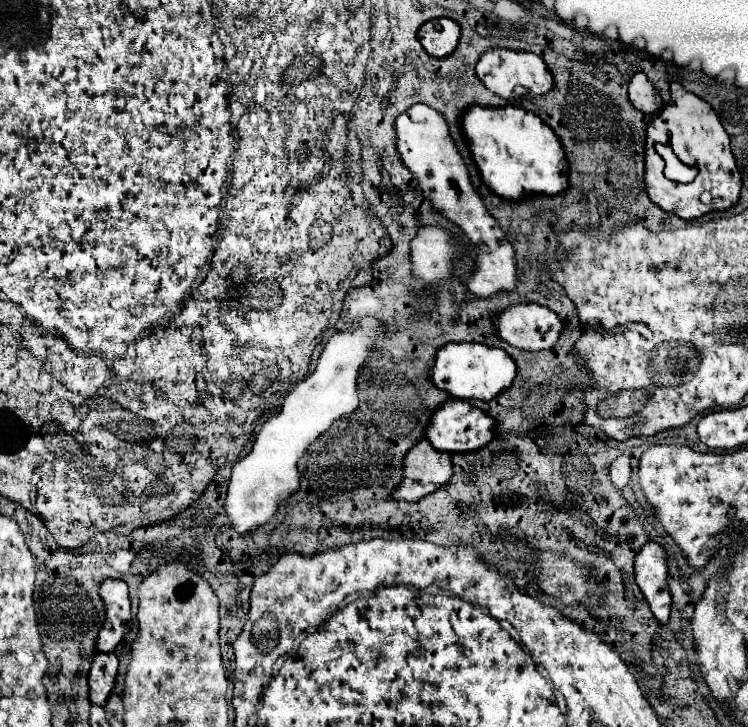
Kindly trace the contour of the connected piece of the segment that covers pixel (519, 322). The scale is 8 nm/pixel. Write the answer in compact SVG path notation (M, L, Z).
M520 304L516 308L508 308L494 320L494 324L502 340L530 352L550 350L564 330L558 314L540 304Z

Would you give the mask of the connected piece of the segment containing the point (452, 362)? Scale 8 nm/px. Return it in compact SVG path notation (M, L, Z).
M460 342L460 344L446 344L438 354L434 368L430 372L432 382L450 392L460 400L492 400L504 390L508 390L516 378L516 362L508 356L508 352L500 348L490 348L484 344Z

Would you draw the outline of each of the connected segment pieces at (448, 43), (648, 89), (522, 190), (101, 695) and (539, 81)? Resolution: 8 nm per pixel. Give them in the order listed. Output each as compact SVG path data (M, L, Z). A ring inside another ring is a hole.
M434 18L422 24L418 30L418 40L430 56L444 58L456 48L460 40L460 26L450 18Z
M642 72L632 76L630 86L628 86L628 94L630 94L630 102L644 114L652 116L652 114L660 112L664 106L660 92L650 84L646 74L642 74Z
M512 104L504 108L468 108L464 112L464 134L484 182L498 196L522 200L532 194L556 196L568 188L568 160L560 138L532 112Z
M96 652L90 668L90 702L106 706L118 674L118 658L114 654Z
M492 48L492 50L484 52L484 56L480 56L480 60L476 64L476 72L478 72L478 78L484 82L484 86L490 92L494 92L496 96L508 98L508 100L516 86L524 86L530 96L544 96L554 86L554 78L550 74L546 62L532 52L514 52L514 50L504 50L504 48Z

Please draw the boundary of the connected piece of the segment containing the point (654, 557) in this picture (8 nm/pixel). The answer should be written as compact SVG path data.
M646 542L642 550L636 554L636 584L646 596L652 614L664 624L668 622L672 596L668 588L668 556L664 548L656 542Z

